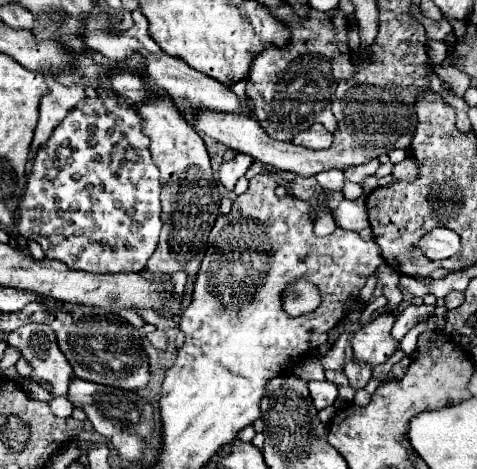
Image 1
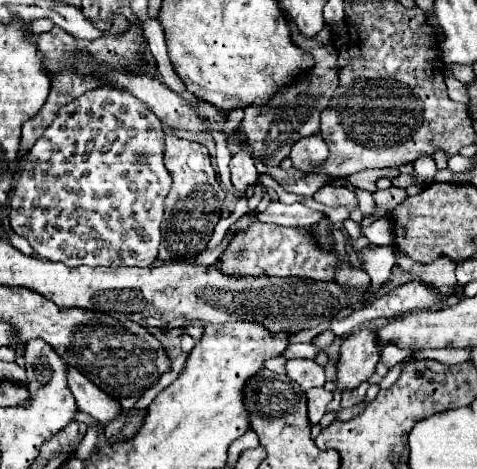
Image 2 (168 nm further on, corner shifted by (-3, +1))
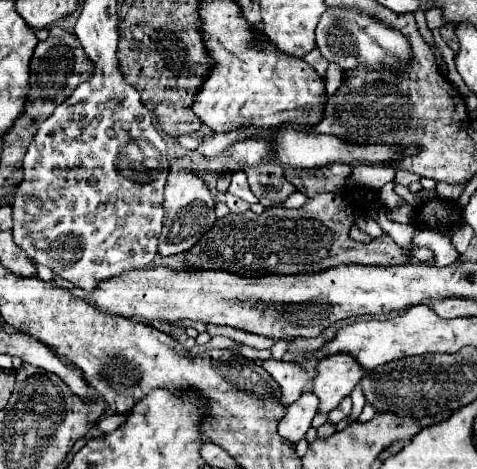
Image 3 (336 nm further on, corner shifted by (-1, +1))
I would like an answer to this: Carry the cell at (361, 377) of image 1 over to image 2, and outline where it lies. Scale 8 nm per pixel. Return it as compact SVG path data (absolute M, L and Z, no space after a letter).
M365 381L365 383L361 383L357 389L347 389L347 391L343 391L341 407L351 407L351 405L357 405L357 403L361 403L369 387L371 387L371 385L369 385L369 381Z

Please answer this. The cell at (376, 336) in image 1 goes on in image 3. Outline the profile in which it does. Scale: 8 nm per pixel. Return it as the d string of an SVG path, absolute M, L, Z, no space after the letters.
M349 355L325 357L317 363L311 391L319 397L319 413L333 411L359 383L365 371Z

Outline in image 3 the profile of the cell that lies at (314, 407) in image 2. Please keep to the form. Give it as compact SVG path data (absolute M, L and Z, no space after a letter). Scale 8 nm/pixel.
M303 393L293 405L287 407L283 419L279 421L279 435L287 443L297 443L305 437L307 429L311 427L311 419L317 413L319 399L313 393Z

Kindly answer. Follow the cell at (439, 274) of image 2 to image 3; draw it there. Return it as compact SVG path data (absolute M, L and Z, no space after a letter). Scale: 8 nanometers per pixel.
M321 193L313 199L307 199L307 203L299 209L265 209L261 215L255 215L253 211L241 213L241 215L225 215L215 221L215 227L211 227L193 249L189 249L185 257L185 269L223 269L233 271L237 275L297 275L297 273L319 273L331 267L337 267L341 263L361 263L361 265L401 265L407 263L405 253L399 249L389 235L381 235L373 239L371 243L357 243L349 237L351 227L351 207L349 203L335 193Z

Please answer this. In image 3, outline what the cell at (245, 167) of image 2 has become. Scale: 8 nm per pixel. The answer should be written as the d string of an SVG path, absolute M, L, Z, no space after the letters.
M235 173L233 177L231 177L231 185L229 185L229 193L233 193L233 195L237 195L237 197L241 197L243 201L247 201L247 203L257 203L257 197L253 195L253 191L249 189L249 183L247 183L247 175L245 173Z

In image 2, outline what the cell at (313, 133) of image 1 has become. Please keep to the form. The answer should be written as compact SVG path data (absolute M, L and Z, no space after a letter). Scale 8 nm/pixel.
M319 133L303 137L299 139L299 143L293 145L289 157L293 161L293 167L311 173L321 161L327 159L327 143L323 143L323 137Z

